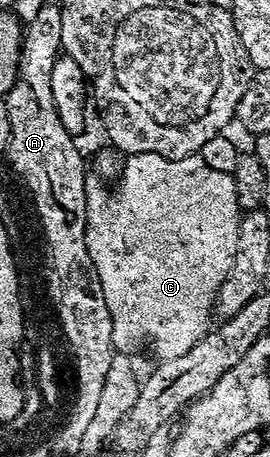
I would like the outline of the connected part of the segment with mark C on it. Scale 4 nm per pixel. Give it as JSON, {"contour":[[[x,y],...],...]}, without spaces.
{"contour":[[[129,154],[123,159],[116,184],[116,191],[108,198],[108,190],[104,187],[107,185],[99,177],[92,176],[87,179],[88,231],[86,232],[86,244],[90,252],[90,260],[94,260],[98,280],[102,284],[102,292],[106,296],[106,308],[110,308],[112,344],[117,351],[133,352],[132,350],[142,349],[145,342],[149,352],[156,357],[157,363],[174,360],[177,356],[183,356],[184,353],[190,352],[190,348],[194,348],[194,344],[198,344],[198,340],[202,340],[202,336],[208,333],[210,329],[208,317],[210,319],[213,317],[216,293],[226,272],[230,272],[230,264],[234,260],[234,252],[238,244],[238,232],[242,217],[238,197],[235,195],[235,180],[233,175],[226,172],[214,172],[214,168],[210,168],[210,164],[206,164],[198,156],[170,160],[157,154]]]}

